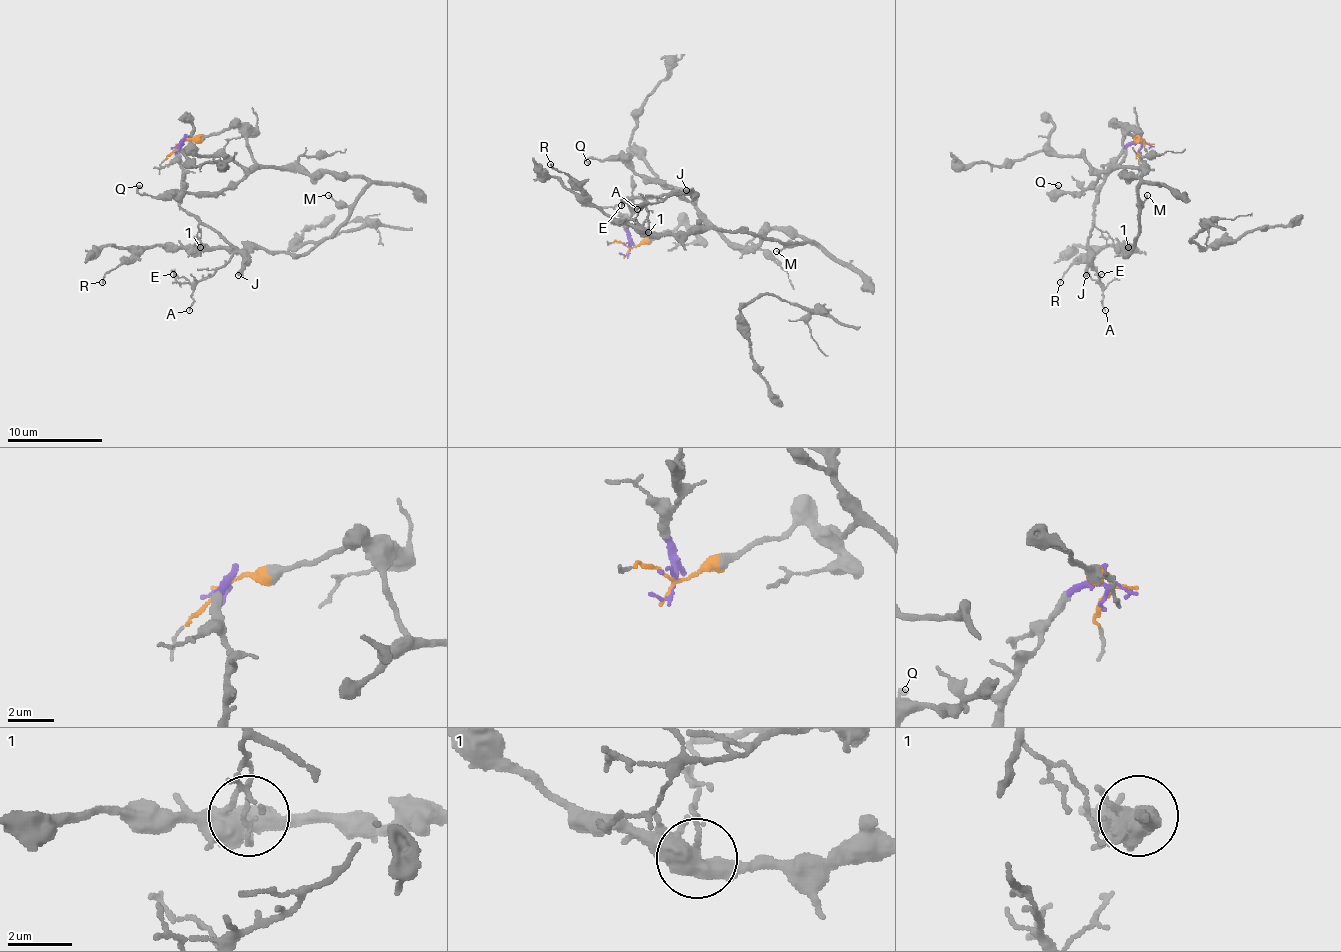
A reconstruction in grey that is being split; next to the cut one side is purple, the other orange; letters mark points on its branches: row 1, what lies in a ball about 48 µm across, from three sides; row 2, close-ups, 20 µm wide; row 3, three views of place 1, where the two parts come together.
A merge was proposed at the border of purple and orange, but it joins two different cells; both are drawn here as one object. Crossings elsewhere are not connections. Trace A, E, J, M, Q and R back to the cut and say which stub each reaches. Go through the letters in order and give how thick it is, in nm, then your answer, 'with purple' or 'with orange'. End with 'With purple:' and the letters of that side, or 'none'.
A: 100 nm | with purple
E: 90 nm | with purple
J: 360 nm | with purple
M: 120 nm | with orange
Q: 180 nm | with orange
R: 110 nm | with orange
With purple: A, E, J

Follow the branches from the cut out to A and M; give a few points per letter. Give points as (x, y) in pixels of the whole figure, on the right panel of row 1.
A: (1147, 144), (1130, 142), (1102, 185), (1095, 206), (1088, 252), (1102, 287), (1104, 311)
M: (1147, 144), (1121, 125), (1126, 156), (1121, 166), (1142, 171), (1126, 173), (1140, 182), (1140, 204), (1147, 194)

